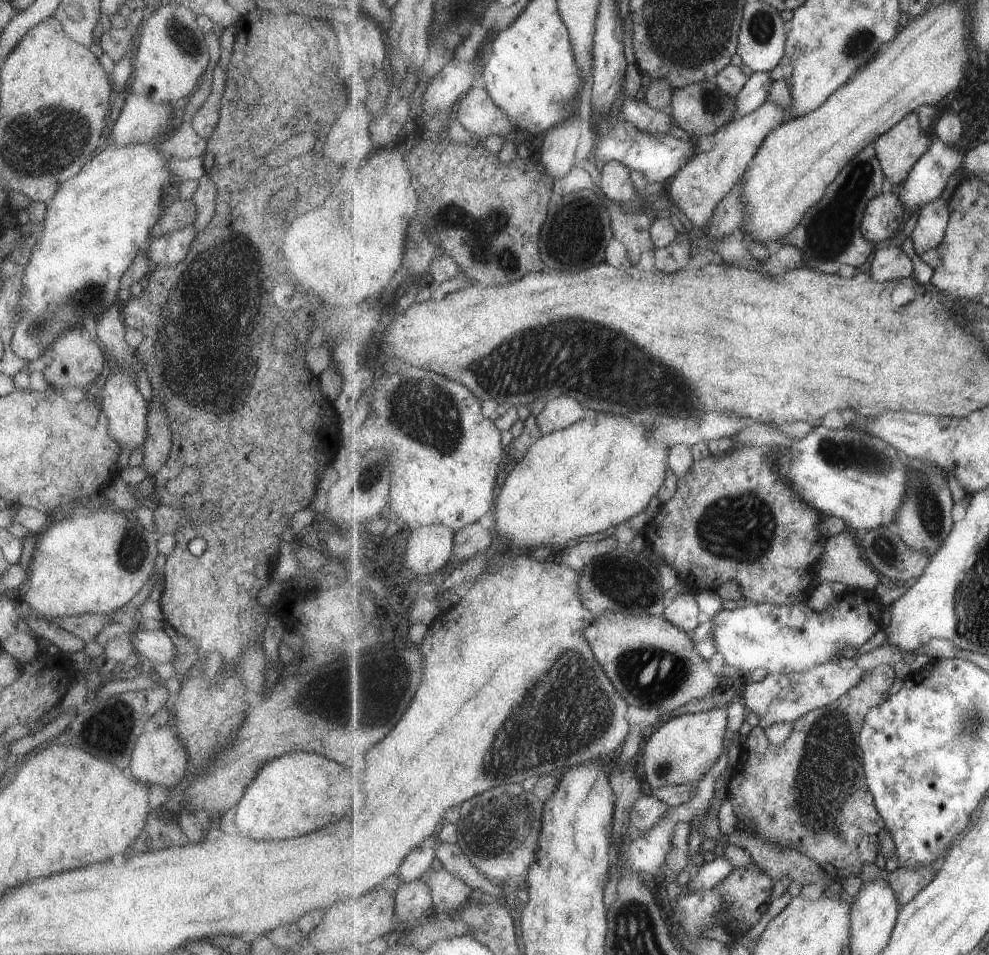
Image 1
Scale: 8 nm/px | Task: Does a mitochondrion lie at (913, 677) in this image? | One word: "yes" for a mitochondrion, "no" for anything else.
no

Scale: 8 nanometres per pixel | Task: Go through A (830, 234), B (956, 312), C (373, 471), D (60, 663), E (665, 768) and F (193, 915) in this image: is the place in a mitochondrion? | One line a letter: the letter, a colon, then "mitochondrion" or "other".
A: mitochondrion
B: other
C: mitochondrion
D: other
E: mitochondrion
F: other

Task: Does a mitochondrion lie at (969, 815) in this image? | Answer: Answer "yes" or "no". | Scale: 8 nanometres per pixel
no

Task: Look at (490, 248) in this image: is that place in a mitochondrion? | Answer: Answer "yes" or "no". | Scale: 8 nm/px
yes

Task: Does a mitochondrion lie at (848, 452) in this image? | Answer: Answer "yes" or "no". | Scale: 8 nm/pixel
yes

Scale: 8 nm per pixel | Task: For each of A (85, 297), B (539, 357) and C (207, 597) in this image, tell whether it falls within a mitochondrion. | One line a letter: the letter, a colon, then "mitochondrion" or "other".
A: mitochondrion
B: mitochondrion
C: other

